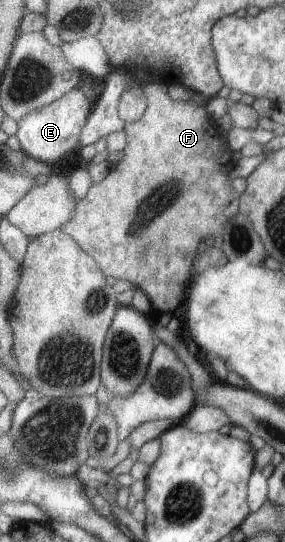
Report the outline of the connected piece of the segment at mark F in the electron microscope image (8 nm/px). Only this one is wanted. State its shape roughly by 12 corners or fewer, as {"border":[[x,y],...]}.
{"border":[[143,84],[124,156],[61,226],[154,308],[240,213],[207,103]]}

